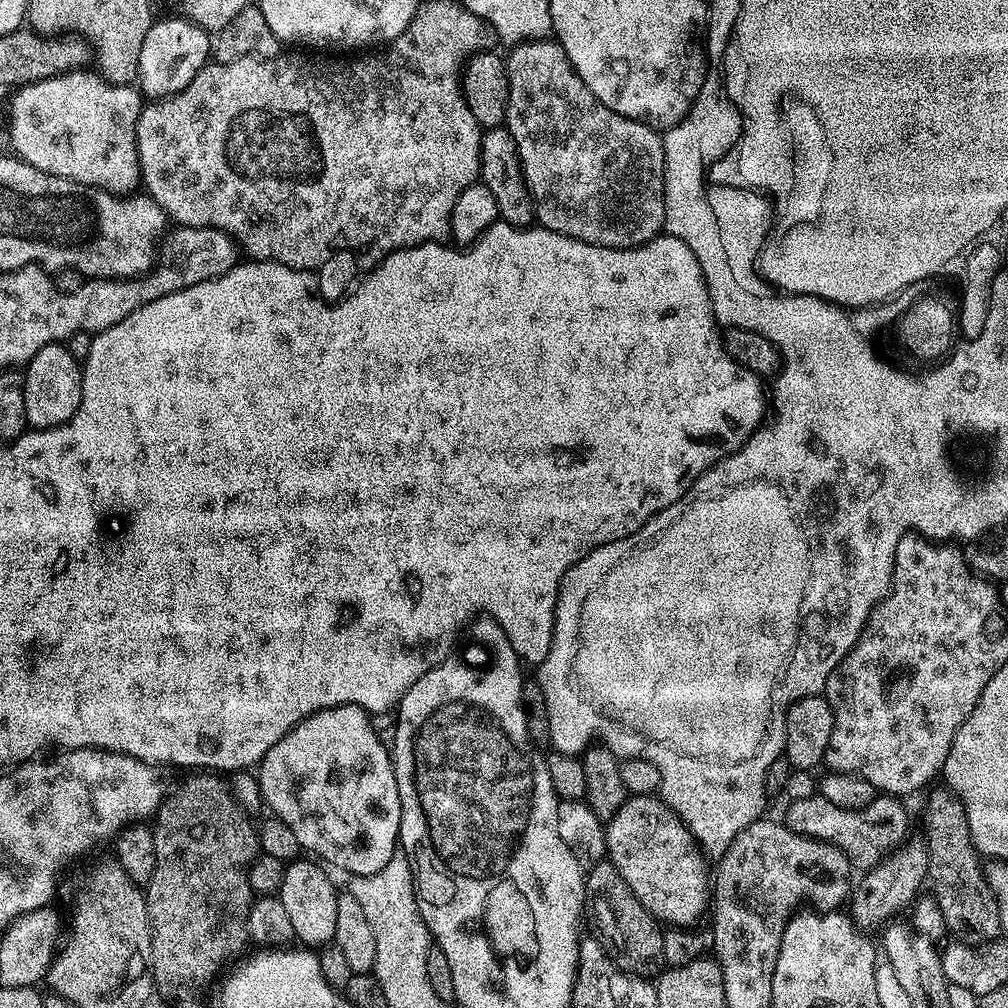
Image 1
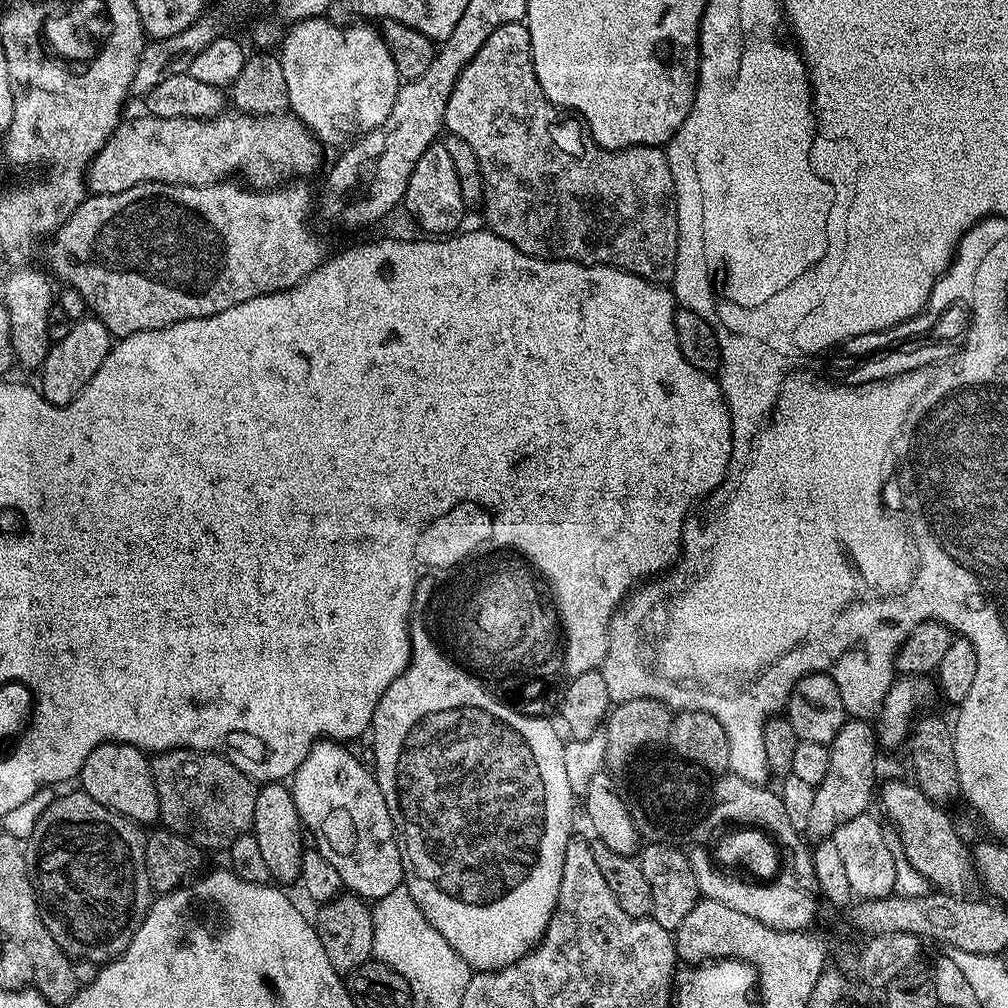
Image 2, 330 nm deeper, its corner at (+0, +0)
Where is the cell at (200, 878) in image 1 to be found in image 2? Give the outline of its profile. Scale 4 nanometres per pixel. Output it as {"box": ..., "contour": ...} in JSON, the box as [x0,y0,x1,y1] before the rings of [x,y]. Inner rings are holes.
{"box":[151,748,257,849],"contour":[[[171,748],[151,761],[154,786],[160,803],[159,823],[165,829],[199,845],[201,849],[231,848],[240,836],[252,831],[257,781],[216,752]]]}

